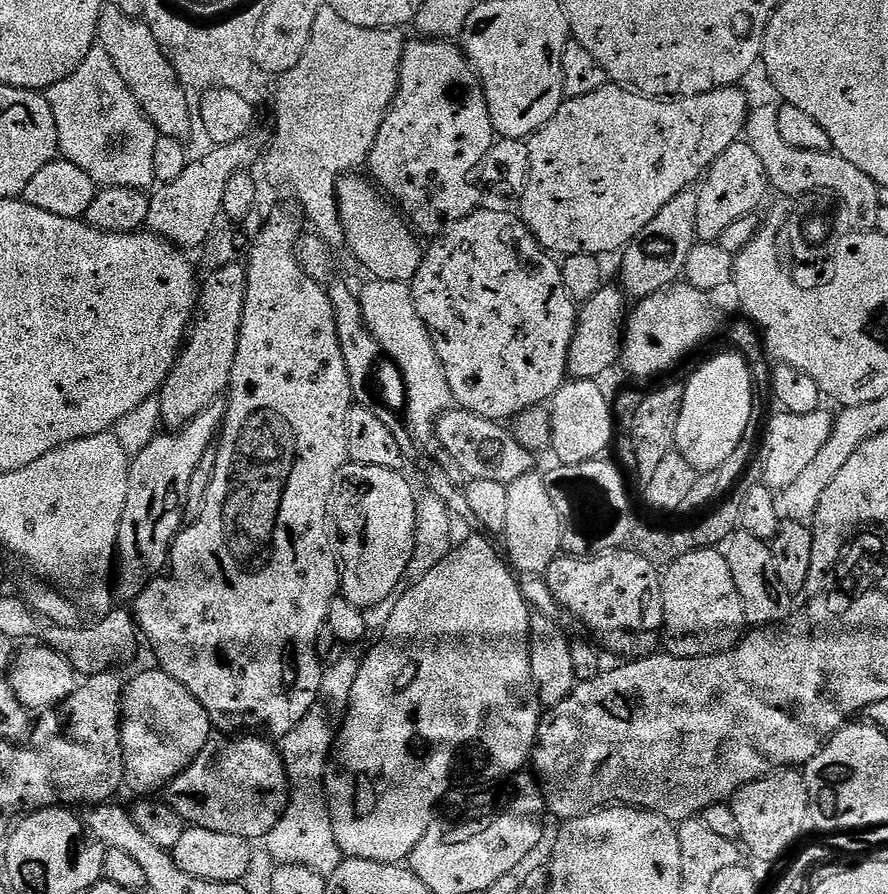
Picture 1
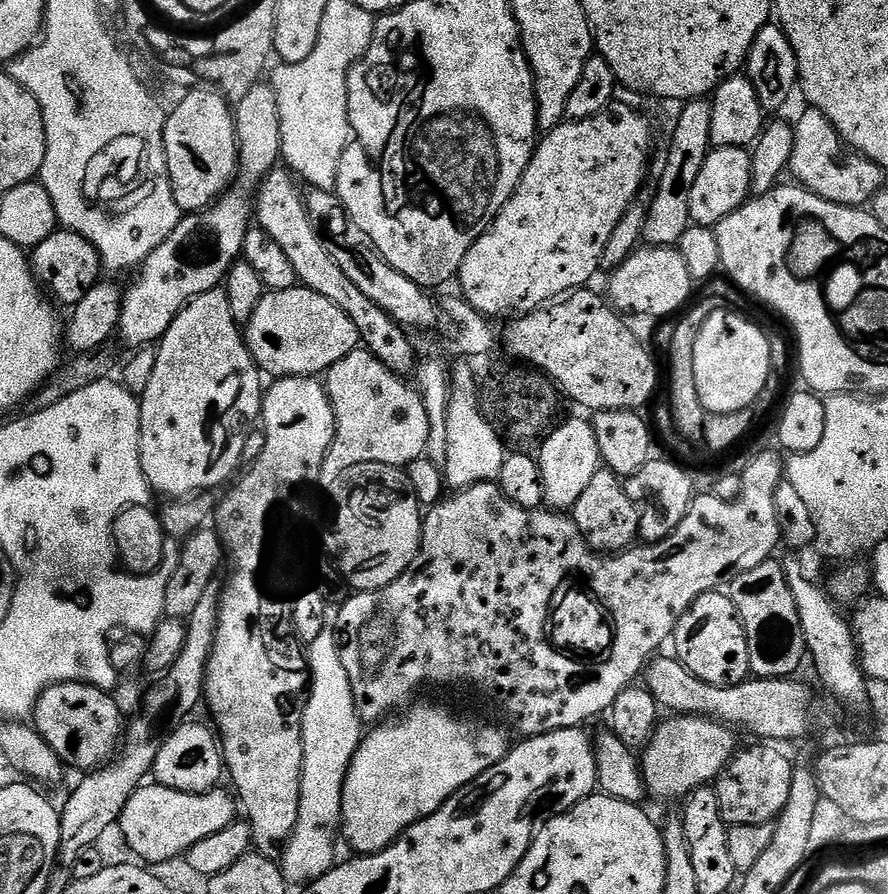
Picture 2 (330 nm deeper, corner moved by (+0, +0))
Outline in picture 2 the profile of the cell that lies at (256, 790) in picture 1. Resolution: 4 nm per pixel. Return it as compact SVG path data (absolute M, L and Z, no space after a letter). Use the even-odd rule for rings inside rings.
M155 782L145 783L126 802L118 821L118 829L124 835L128 848L141 861L149 865L172 860L176 855L187 853L194 842L226 830L226 826L237 823L238 800L231 791L183 792Z

